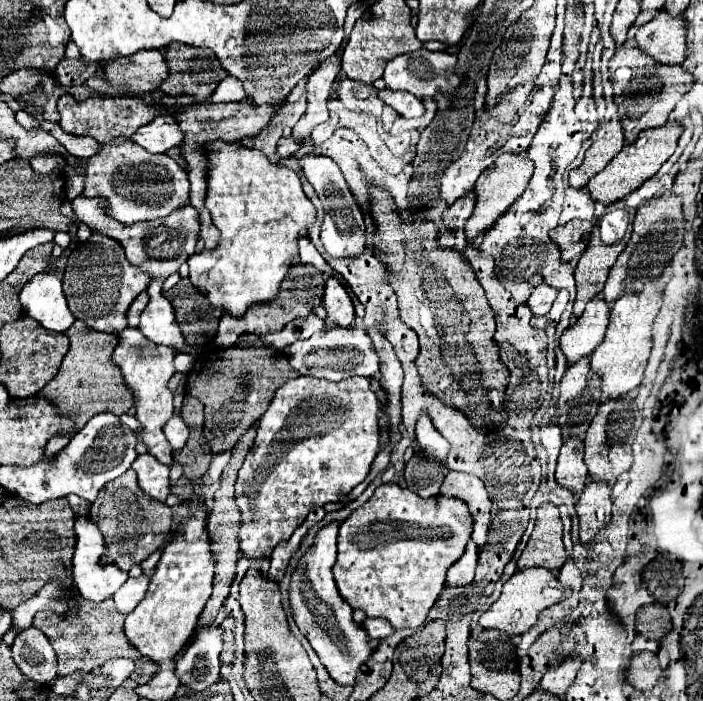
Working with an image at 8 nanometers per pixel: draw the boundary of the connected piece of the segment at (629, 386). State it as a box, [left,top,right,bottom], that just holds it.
[590,280,662,402]

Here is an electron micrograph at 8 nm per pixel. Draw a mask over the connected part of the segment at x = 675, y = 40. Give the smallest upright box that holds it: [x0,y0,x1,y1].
[636,10,686,64]

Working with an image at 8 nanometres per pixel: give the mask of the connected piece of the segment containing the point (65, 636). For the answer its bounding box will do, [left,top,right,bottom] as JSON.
[32,594,140,676]

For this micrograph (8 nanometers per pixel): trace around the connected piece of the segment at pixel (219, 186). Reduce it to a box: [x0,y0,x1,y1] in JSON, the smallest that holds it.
[188,142,316,316]

